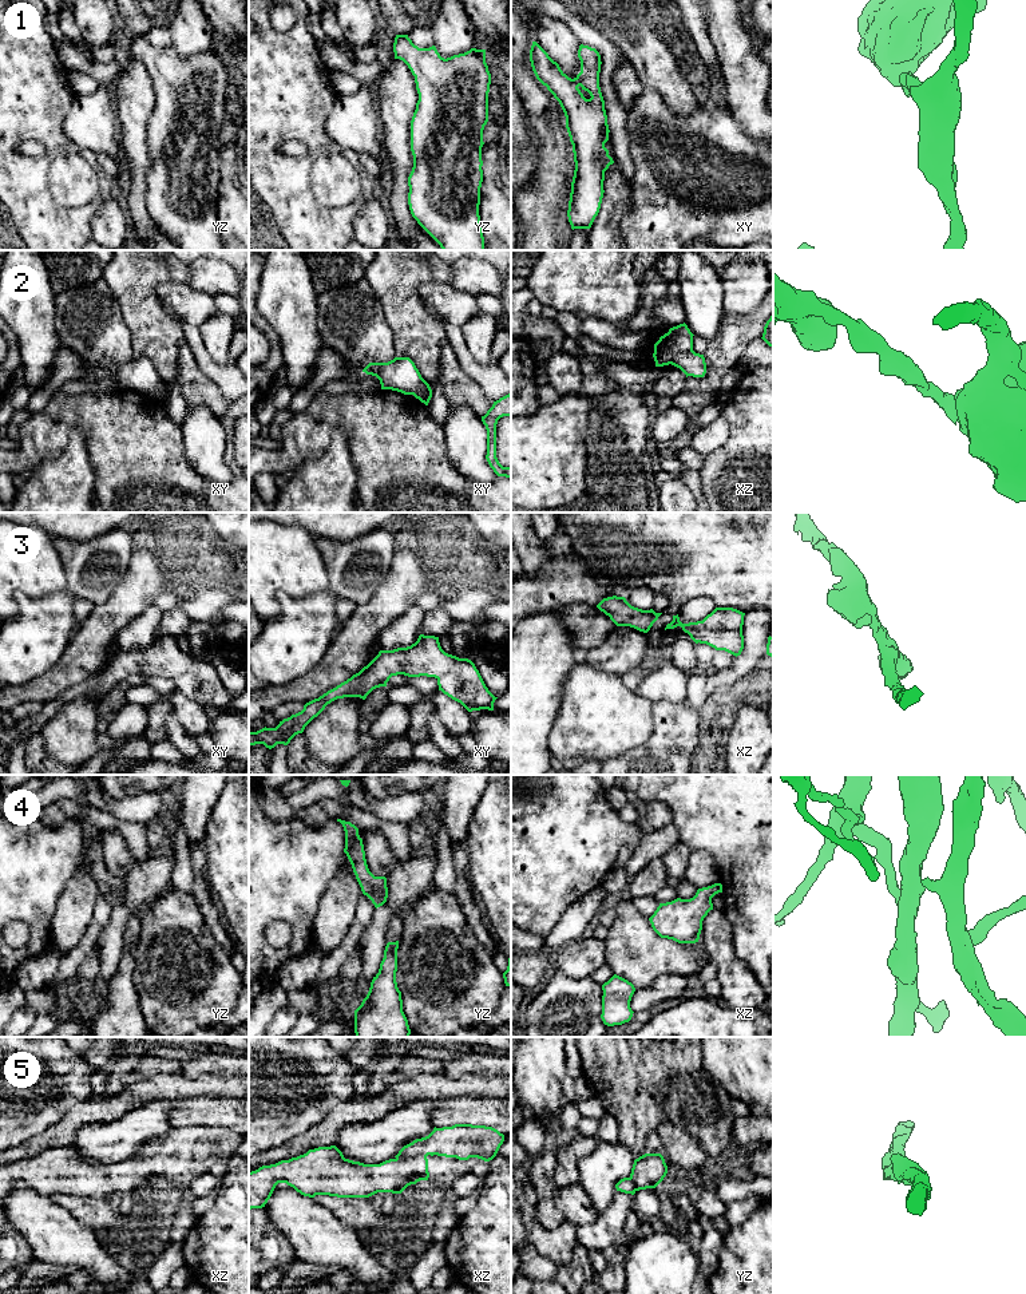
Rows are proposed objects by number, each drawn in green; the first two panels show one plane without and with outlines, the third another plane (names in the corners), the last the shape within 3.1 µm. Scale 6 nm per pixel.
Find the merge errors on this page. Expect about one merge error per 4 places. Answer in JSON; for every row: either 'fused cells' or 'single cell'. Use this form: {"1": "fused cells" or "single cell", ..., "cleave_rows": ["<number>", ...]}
{"1": "single cell", "2": "fused cells", "3": "single cell", "4": "single cell", "5": "single cell", "cleave_rows": ["2"]}

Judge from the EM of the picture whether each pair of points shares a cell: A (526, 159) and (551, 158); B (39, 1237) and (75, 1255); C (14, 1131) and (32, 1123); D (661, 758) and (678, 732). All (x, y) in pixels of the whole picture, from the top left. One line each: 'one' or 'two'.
A: two
B: one
C: one
D: one

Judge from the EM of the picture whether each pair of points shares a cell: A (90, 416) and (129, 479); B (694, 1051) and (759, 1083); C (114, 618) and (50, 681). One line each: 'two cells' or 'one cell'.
A: one cell
B: two cells
C: one cell

